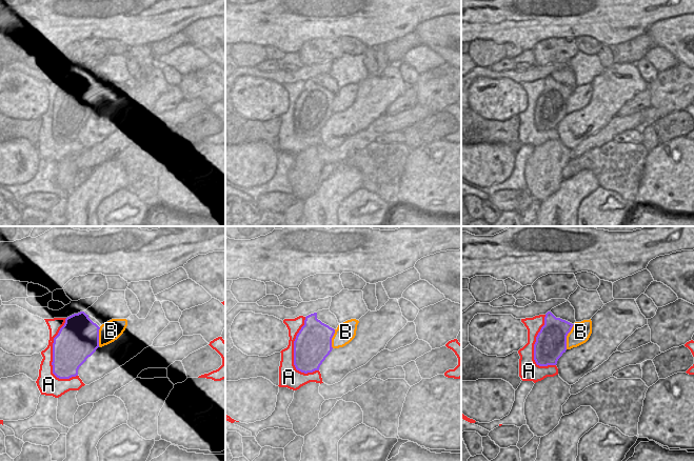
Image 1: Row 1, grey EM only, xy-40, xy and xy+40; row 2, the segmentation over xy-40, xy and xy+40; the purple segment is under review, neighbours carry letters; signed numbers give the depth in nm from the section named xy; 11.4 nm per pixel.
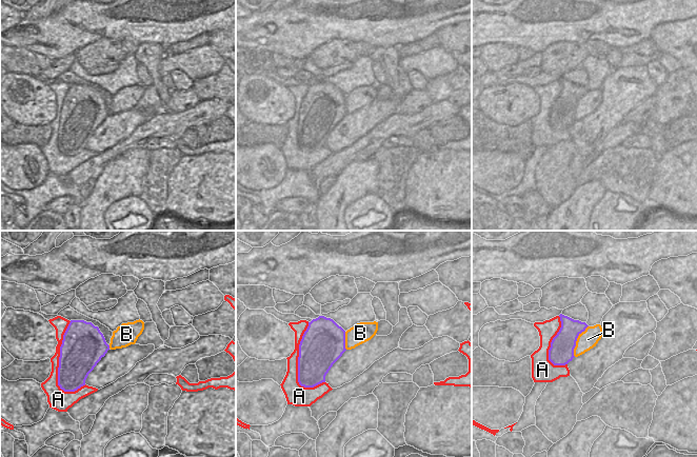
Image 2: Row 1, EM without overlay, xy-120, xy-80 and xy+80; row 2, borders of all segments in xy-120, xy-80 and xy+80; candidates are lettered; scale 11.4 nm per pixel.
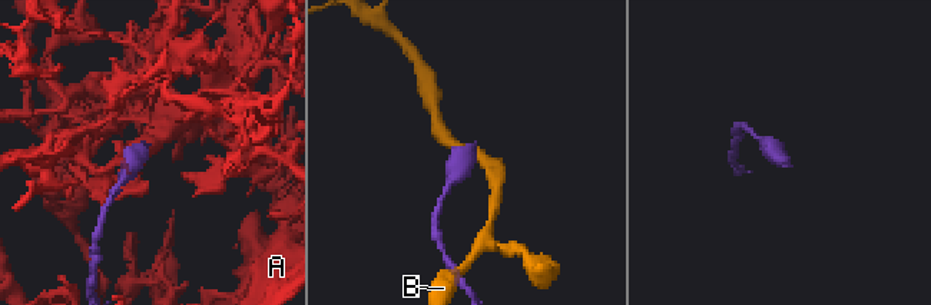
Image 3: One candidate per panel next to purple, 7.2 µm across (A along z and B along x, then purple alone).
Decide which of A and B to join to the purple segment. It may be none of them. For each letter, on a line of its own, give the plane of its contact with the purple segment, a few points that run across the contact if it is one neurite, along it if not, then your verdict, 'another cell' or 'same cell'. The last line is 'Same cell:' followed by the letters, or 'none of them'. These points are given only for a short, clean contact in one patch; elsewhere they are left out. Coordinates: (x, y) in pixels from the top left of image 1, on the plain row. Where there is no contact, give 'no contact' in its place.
A: xy-40 | another cell
B: xy+40 | another cell
Same cell: none of them

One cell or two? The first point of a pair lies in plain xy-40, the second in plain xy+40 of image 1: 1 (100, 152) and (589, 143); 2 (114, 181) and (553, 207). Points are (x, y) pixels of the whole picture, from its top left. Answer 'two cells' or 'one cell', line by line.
1: one cell
2: one cell

